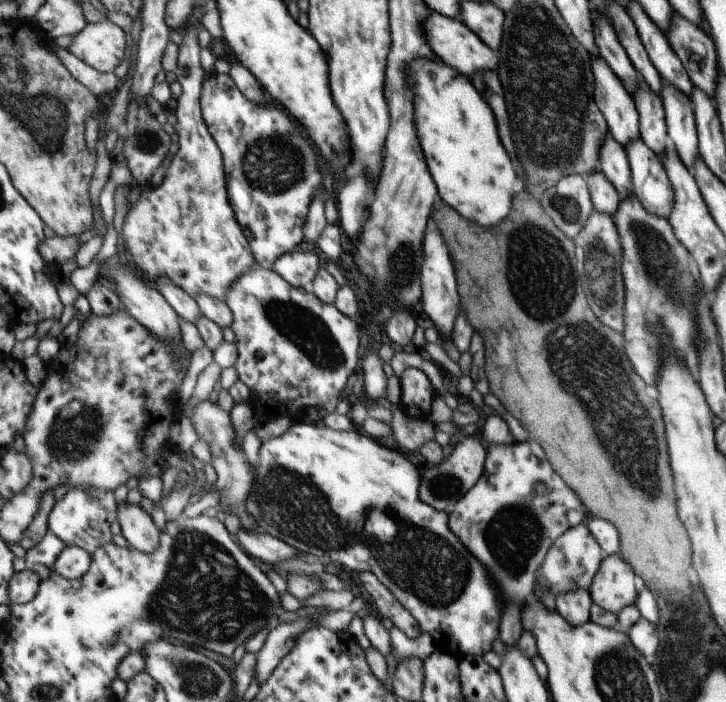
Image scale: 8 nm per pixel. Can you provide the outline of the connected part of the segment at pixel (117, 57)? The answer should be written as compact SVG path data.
M109 20L89 23L74 36L68 51L104 73L115 73L125 58L127 34Z

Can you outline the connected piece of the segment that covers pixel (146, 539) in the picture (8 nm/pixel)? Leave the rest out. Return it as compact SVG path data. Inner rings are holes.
M126 501L121 503L118 506L118 521L129 546L144 553L154 553L161 544L162 532L157 528L153 516L140 505Z

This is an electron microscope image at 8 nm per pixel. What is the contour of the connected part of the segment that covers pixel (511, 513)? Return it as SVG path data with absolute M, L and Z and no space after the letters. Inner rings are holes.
M535 440L506 445L491 443L485 449L485 472L467 494L455 502L451 510L451 530L455 530L455 536L463 540L463 546L467 546L497 580L506 607L502 610L497 638L513 649L523 631L521 606L533 597L537 586L535 573L555 540L568 528L583 522L585 506L569 488L565 488L567 484L553 472ZM537 484L543 484L547 492L537 494ZM485 540L491 540L491 554Z

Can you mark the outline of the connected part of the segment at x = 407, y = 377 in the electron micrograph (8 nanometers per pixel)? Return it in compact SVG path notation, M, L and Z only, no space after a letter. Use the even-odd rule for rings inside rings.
M414 367L405 368L400 377L399 408L407 416L427 419L429 406L433 400L433 388L427 376Z

